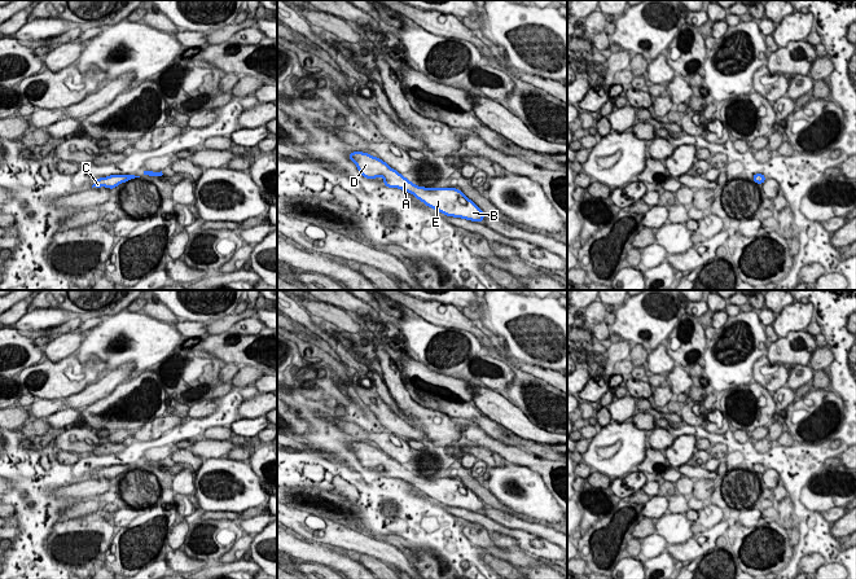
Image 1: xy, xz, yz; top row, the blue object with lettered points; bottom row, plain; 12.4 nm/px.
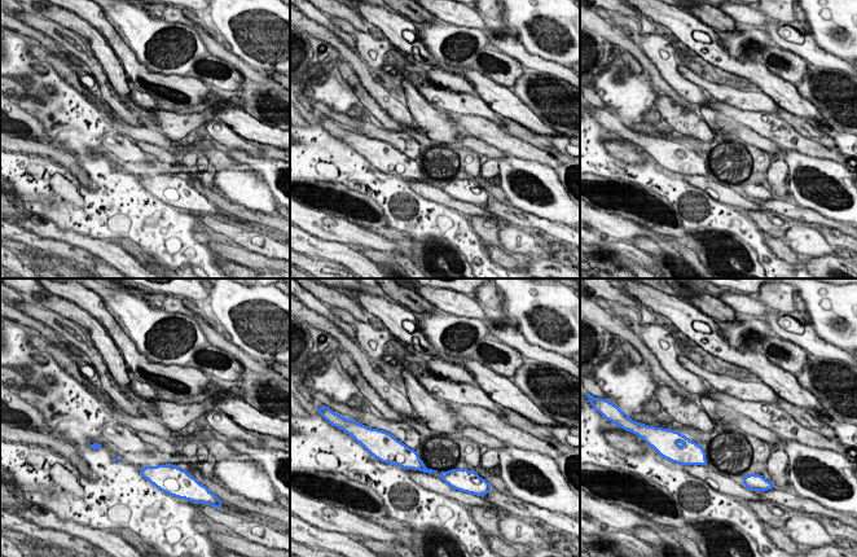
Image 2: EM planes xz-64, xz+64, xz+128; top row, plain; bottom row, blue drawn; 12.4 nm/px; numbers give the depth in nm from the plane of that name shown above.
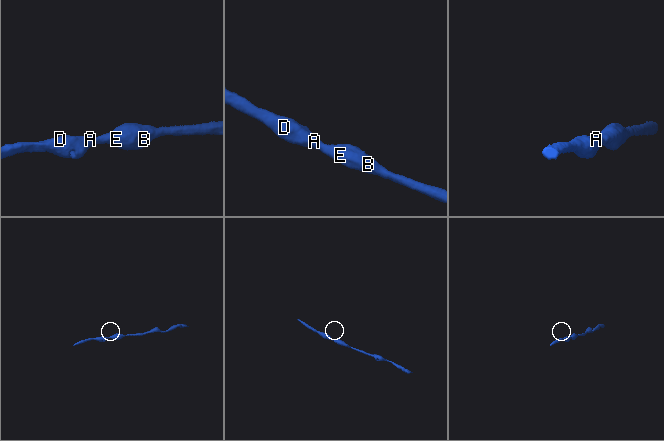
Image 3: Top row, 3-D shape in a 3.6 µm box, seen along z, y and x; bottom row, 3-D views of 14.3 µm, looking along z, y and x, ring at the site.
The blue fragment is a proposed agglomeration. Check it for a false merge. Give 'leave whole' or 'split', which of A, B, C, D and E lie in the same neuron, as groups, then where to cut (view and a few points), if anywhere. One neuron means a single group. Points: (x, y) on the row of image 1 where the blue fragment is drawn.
leave whole; groups A B C D E; cut none

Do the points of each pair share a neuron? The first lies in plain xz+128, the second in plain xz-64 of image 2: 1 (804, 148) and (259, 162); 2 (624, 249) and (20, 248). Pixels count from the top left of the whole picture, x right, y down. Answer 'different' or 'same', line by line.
1: same
2: same

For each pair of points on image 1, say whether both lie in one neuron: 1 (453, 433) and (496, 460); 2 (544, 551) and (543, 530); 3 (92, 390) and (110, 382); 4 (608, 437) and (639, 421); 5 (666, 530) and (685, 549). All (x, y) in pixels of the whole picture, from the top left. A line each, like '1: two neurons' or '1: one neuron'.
1: two neurons
2: two neurons
3: one neuron
4: two neurons
5: two neurons

